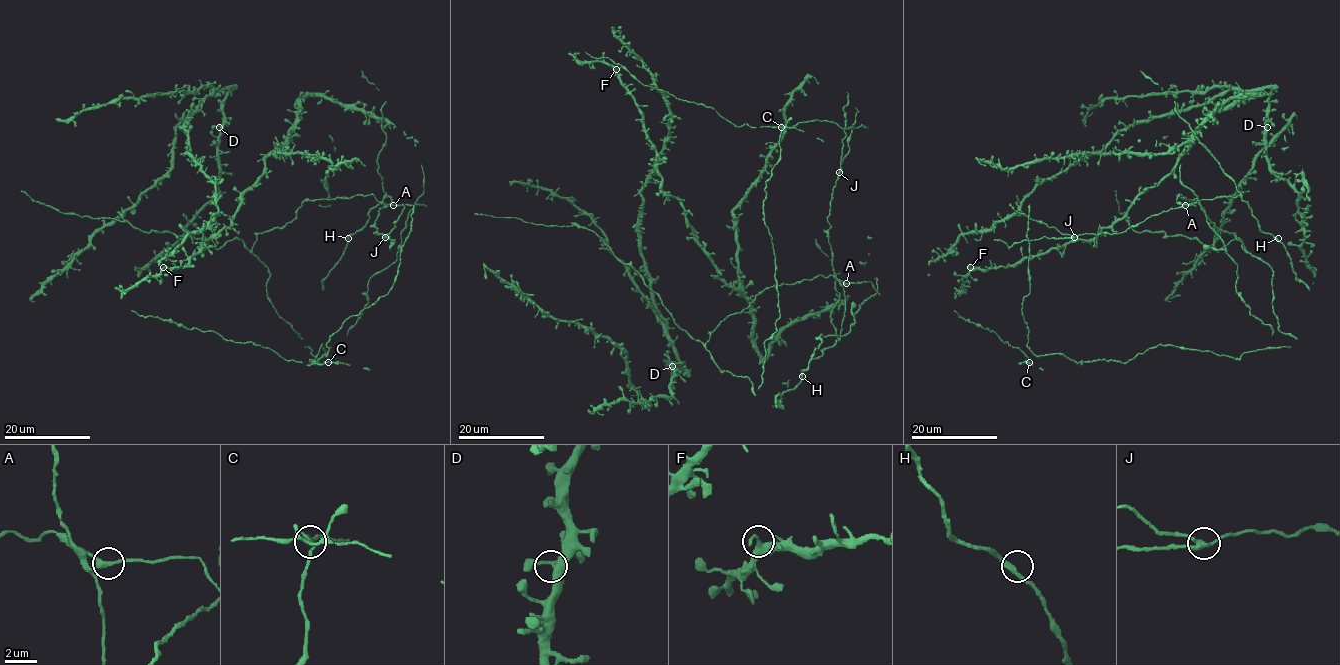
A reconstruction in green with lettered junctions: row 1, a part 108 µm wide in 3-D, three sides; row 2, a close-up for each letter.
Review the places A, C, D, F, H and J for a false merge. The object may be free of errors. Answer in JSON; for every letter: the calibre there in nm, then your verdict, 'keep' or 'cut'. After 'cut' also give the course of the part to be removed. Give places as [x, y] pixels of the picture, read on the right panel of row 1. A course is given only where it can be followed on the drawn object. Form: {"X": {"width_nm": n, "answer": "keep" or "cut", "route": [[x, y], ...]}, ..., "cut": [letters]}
{"A": {"width_nm": 280, "answer": "keep"}, "C": {"width_nm": 160, "answer": "keep"}, "D": {"width_nm": 380, "answer": "keep"}, "F": {"width_nm": 340, "answer": "keep"}, "H": {"width_nm": 320, "answer": "keep"}, "J": {"width_nm": 260, "answer": "cut", "route": [[1074, 237], [1017, 212], [1009, 204]]}, "cut": ["J"]}

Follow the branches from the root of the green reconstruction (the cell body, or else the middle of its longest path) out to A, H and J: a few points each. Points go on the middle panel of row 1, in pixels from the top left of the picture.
A: (719, 274), (750, 305), (764, 357), (786, 328), (834, 306), (836, 291), (830, 316), (839, 339), (846, 284)
H: (719, 274), (750, 305), (764, 357), (786, 328), (828, 311), (840, 294), (830, 315), (839, 339), (802, 376)
J: (719, 274), (750, 305), (764, 357), (836, 291), (839, 339), (839, 173)

